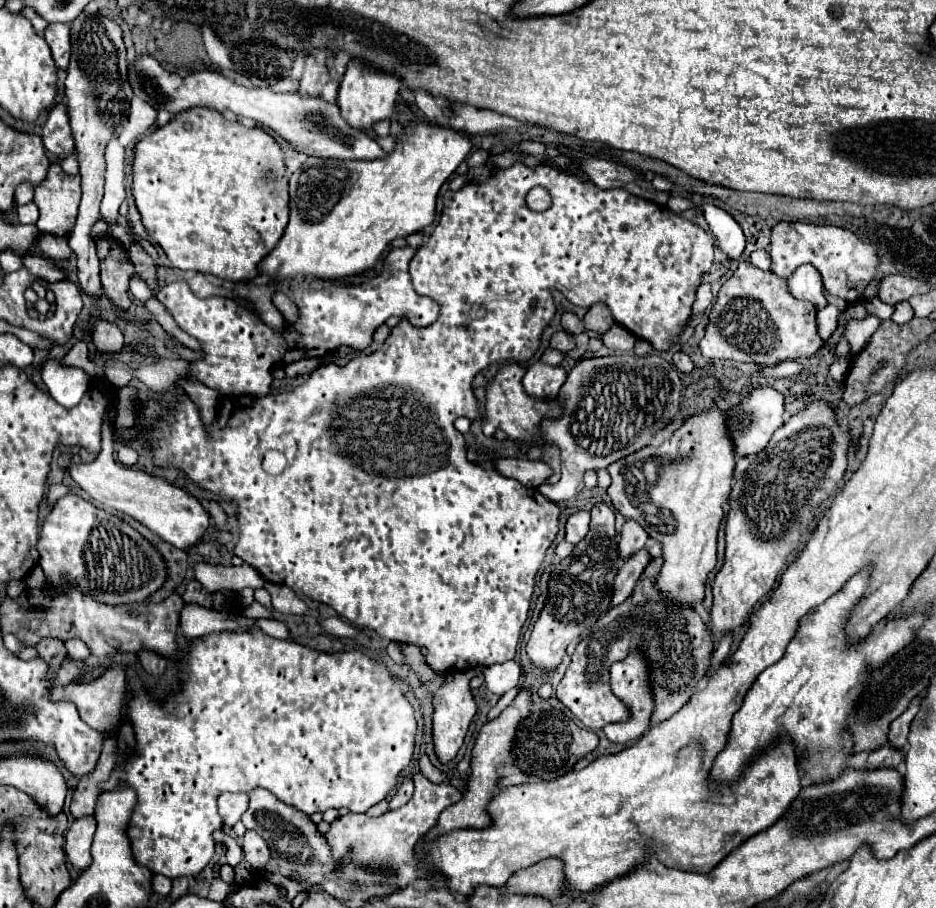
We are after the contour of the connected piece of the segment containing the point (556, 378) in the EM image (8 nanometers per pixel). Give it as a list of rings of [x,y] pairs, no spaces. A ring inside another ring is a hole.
[[[536,361],[524,375],[524,391],[530,397],[552,401],[556,399],[564,381],[566,381],[566,371],[562,367],[552,367],[544,365],[542,361]]]

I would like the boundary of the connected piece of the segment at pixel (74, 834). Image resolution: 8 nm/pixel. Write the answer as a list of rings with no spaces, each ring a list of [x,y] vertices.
[[[80,817],[74,819],[74,823],[68,827],[66,833],[66,859],[76,867],[76,869],[86,869],[92,863],[90,857],[90,847],[92,847],[92,837],[96,831],[96,819],[90,817]]]

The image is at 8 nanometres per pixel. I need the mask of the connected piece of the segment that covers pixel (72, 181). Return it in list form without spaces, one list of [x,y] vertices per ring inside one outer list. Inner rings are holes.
[[[52,165],[46,181],[36,187],[34,203],[40,209],[36,227],[42,233],[70,235],[80,203],[80,175],[68,177],[60,165]]]

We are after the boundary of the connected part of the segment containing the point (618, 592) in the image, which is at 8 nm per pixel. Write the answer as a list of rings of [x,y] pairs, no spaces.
[[[646,549],[634,553],[630,559],[624,561],[624,565],[620,567],[618,575],[616,575],[616,581],[614,581],[614,599],[612,599],[612,605],[618,605],[622,603],[634,589],[636,581],[640,579],[642,571],[646,569],[646,565],[650,563],[650,553]]]

